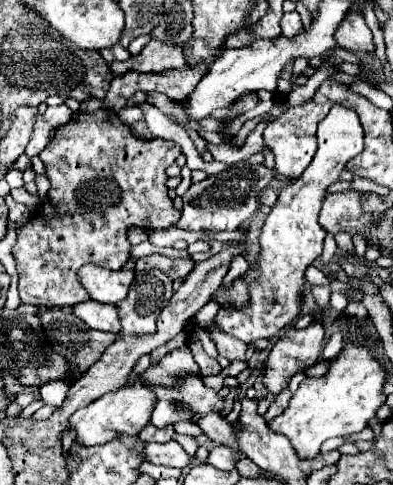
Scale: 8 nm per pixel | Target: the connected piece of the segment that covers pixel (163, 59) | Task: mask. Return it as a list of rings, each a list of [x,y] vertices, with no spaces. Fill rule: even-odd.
[[[149,40],[149,44],[125,62],[109,64],[115,76],[125,74],[127,70],[137,72],[161,72],[167,68],[183,68],[185,66],[185,52],[179,44],[167,44],[161,40]]]

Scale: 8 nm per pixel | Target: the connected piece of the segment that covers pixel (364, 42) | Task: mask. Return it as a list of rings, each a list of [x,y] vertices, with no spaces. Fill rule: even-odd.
[[[349,10],[349,14],[345,16],[345,22],[341,22],[341,26],[337,28],[337,46],[351,50],[351,52],[373,52],[373,36],[365,20],[363,14],[357,10]]]

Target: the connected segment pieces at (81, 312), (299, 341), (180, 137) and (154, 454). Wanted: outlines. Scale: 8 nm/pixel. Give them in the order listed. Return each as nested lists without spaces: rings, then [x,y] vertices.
[[[87,300],[87,302],[73,306],[73,310],[87,326],[91,326],[95,330],[111,332],[111,334],[119,334],[119,330],[121,330],[115,306],[105,306],[101,302]]]
[[[317,312],[315,320],[307,328],[303,328],[303,330],[297,330],[295,326],[287,326],[283,338],[279,338],[277,344],[273,346],[273,350],[269,352],[267,368],[265,368],[265,376],[263,376],[263,384],[267,386],[269,392],[279,394],[289,384],[289,378],[293,374],[303,372],[307,366],[313,366],[313,364],[319,362],[321,348],[323,348],[323,338],[325,338],[325,326],[323,326],[321,314],[323,312]]]
[[[141,102],[139,108],[143,110],[145,122],[147,122],[147,126],[149,126],[149,130],[151,130],[151,134],[153,134],[155,138],[169,138],[171,142],[175,142],[175,144],[181,146],[183,154],[187,156],[187,166],[189,166],[191,170],[201,168],[201,170],[205,170],[207,174],[217,174],[219,170],[225,170],[225,166],[219,164],[219,162],[205,164],[203,158],[197,154],[197,150],[195,150],[195,146],[193,146],[189,134],[185,132],[185,128],[179,126],[179,124],[175,124],[175,122],[171,122],[159,108],[155,108],[155,106],[151,106],[151,104],[145,104],[145,102]]]
[[[165,442],[165,444],[143,444],[143,458],[151,464],[163,464],[163,466],[175,466],[175,468],[185,468],[189,464],[187,452],[175,442]]]

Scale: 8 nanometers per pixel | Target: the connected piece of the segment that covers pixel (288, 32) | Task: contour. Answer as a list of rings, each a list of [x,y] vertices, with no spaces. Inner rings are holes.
[[[297,12],[285,14],[283,20],[281,20],[281,30],[283,30],[283,36],[285,36],[285,38],[297,36],[297,34],[303,30],[303,26],[301,26],[301,16],[299,16]]]

